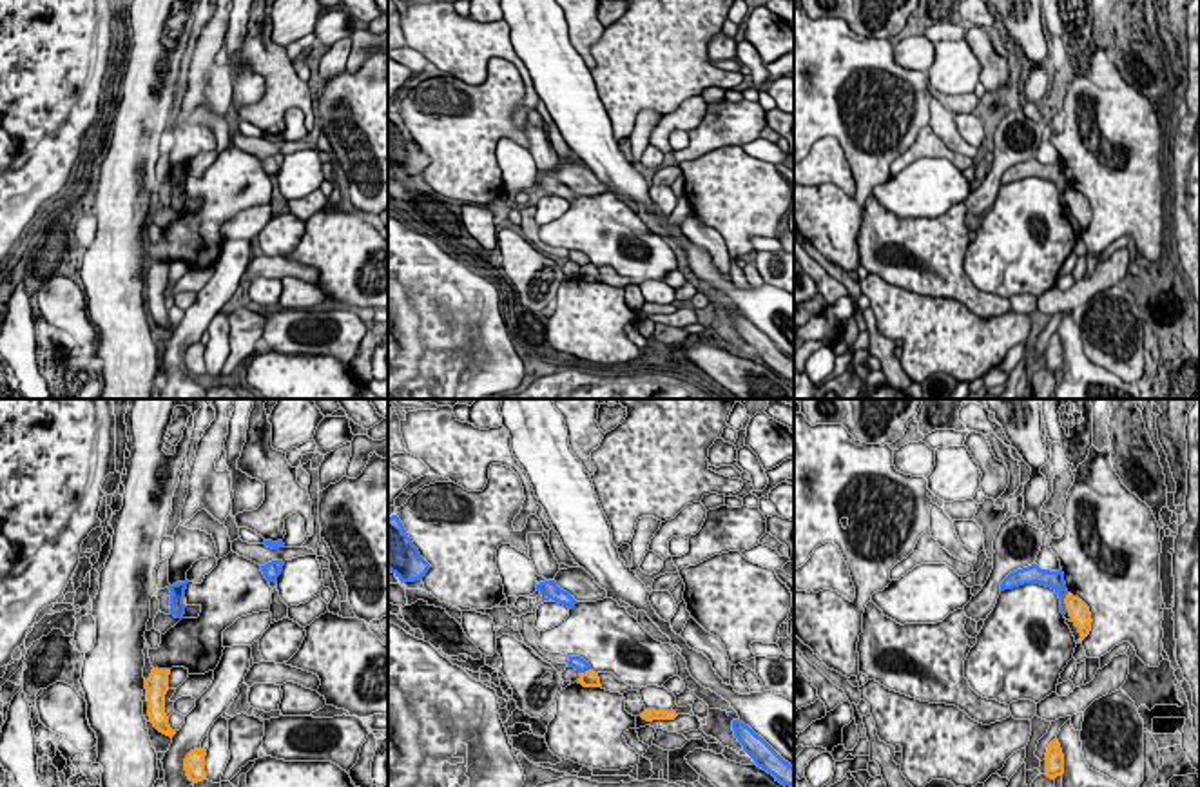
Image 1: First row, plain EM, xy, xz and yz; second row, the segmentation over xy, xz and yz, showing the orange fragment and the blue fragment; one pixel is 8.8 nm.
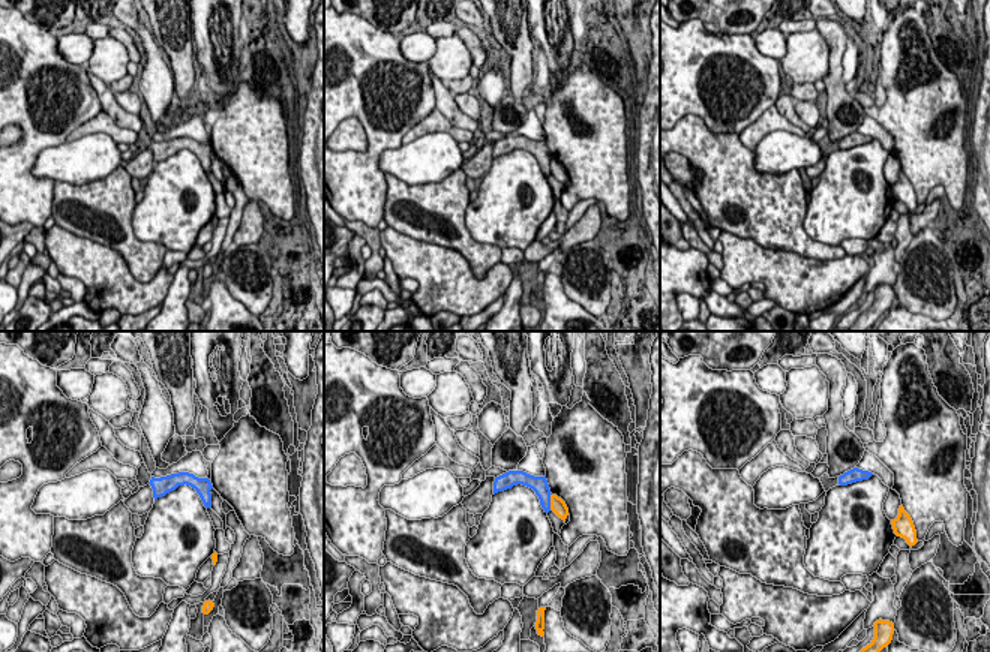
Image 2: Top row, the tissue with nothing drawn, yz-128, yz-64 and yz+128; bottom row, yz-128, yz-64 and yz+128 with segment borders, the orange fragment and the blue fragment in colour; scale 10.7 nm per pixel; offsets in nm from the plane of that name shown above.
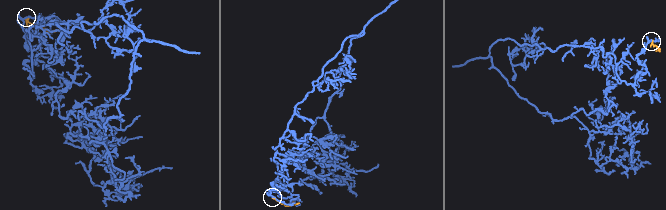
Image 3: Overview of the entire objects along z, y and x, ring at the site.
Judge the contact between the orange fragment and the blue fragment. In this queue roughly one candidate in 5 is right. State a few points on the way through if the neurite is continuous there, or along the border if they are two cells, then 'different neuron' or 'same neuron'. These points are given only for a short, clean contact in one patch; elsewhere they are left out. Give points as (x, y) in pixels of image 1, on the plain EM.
different neuron

